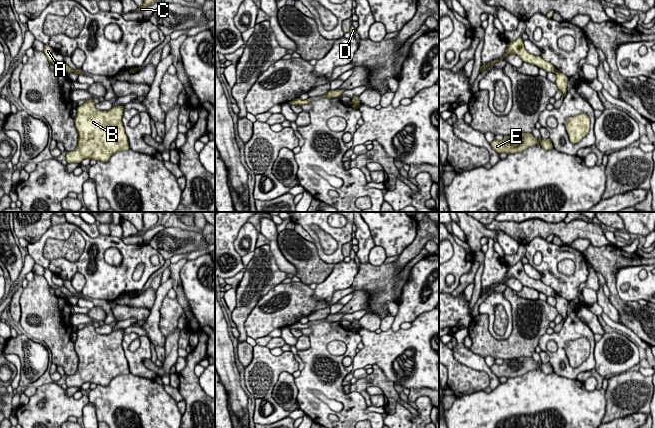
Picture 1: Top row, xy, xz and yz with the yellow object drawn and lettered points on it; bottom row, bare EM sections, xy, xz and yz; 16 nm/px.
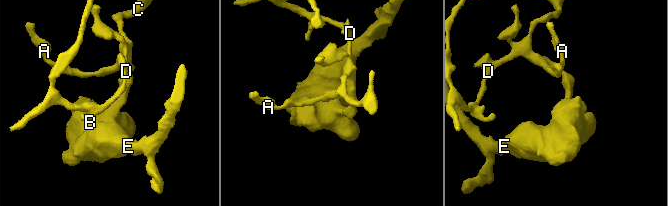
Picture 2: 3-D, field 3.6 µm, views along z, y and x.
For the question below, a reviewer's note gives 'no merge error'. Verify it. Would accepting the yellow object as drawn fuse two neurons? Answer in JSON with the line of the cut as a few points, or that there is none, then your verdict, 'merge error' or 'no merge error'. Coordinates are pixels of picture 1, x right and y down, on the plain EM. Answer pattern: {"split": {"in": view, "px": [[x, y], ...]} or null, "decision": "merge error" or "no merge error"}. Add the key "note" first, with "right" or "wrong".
{"note": "wrong", "split": {"in": "yz", "px": [[555, 293], [554, 296]]}, "decision": "merge error"}

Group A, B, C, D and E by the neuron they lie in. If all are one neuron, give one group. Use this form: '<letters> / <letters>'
A C D / B E

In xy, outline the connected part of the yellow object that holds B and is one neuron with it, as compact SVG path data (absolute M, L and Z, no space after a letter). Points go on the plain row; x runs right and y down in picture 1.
M93 323L78 330L74 343L79 358L78 368L73 375L66 377L67 387L81 387L86 382L107 386L115 377L130 374L128 361L122 347L123 332L124 329L112 331L108 335L97 334Z

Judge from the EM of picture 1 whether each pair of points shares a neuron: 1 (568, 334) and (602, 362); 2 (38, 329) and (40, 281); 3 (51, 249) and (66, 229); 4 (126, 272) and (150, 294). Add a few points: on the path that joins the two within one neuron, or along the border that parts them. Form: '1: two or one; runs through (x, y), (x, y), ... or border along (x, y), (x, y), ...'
1: two; border along (596, 342), (594, 348), (594, 367)
2: one; runs through (43, 317), (40, 311), (40, 293)
3: two; border along (82, 235), (48, 239), (43, 256)
4: two; border along (142, 289), (139, 292)

